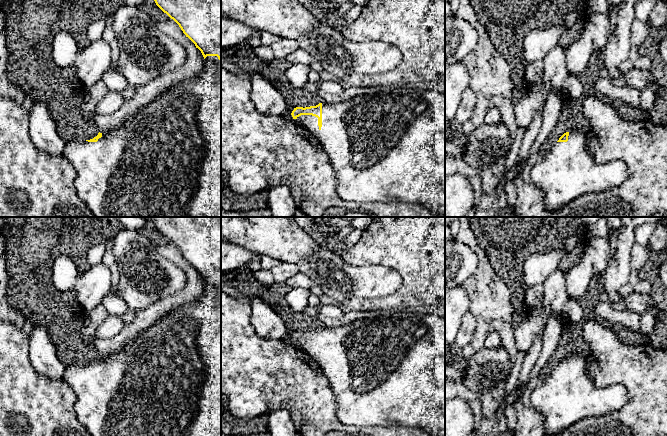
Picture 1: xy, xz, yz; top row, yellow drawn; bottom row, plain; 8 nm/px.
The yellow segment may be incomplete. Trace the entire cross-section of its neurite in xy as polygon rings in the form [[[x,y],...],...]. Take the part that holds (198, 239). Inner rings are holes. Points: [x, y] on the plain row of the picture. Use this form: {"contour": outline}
{"contour": [[[150,217],[150,219],[156,229],[179,249],[186,261],[188,261],[195,268],[196,272],[201,275],[205,283],[204,292],[200,295],[198,301],[168,312],[166,317],[157,321],[152,327],[140,334],[137,338],[129,340],[119,352],[112,354],[107,358],[99,356],[96,361],[90,364],[66,367],[63,379],[74,389],[78,396],[75,404],[77,419],[85,426],[91,436],[221,436],[221,217]]]}

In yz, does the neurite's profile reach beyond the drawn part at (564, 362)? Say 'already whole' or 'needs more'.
needs more

